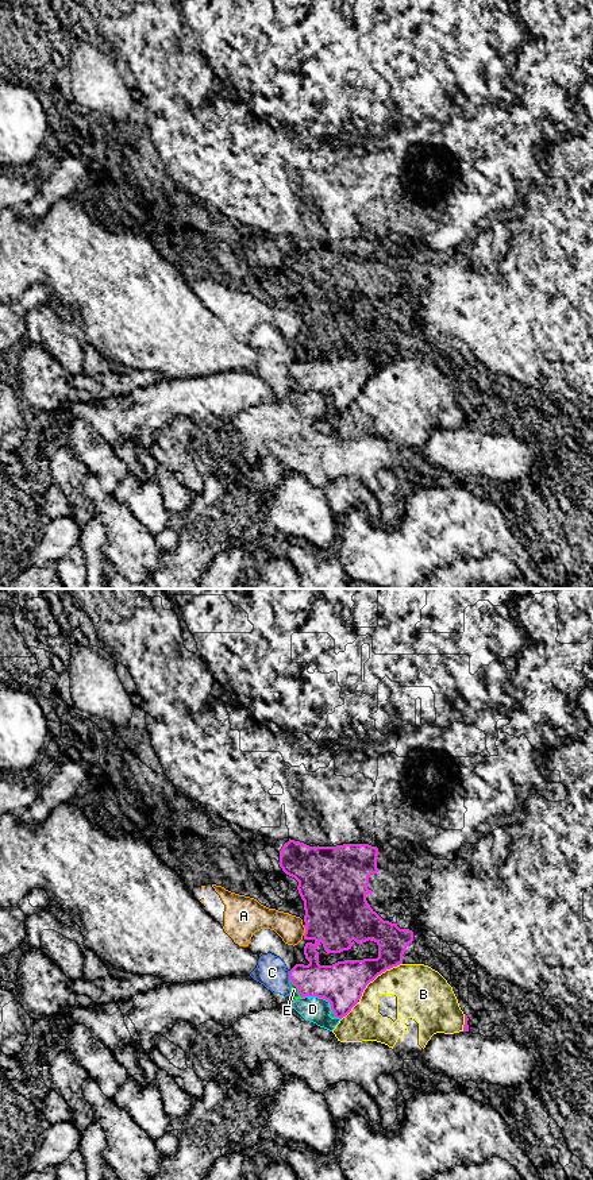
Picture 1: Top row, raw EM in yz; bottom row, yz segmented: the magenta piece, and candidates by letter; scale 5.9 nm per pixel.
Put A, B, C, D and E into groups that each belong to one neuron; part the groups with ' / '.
A / B / C / D / E

